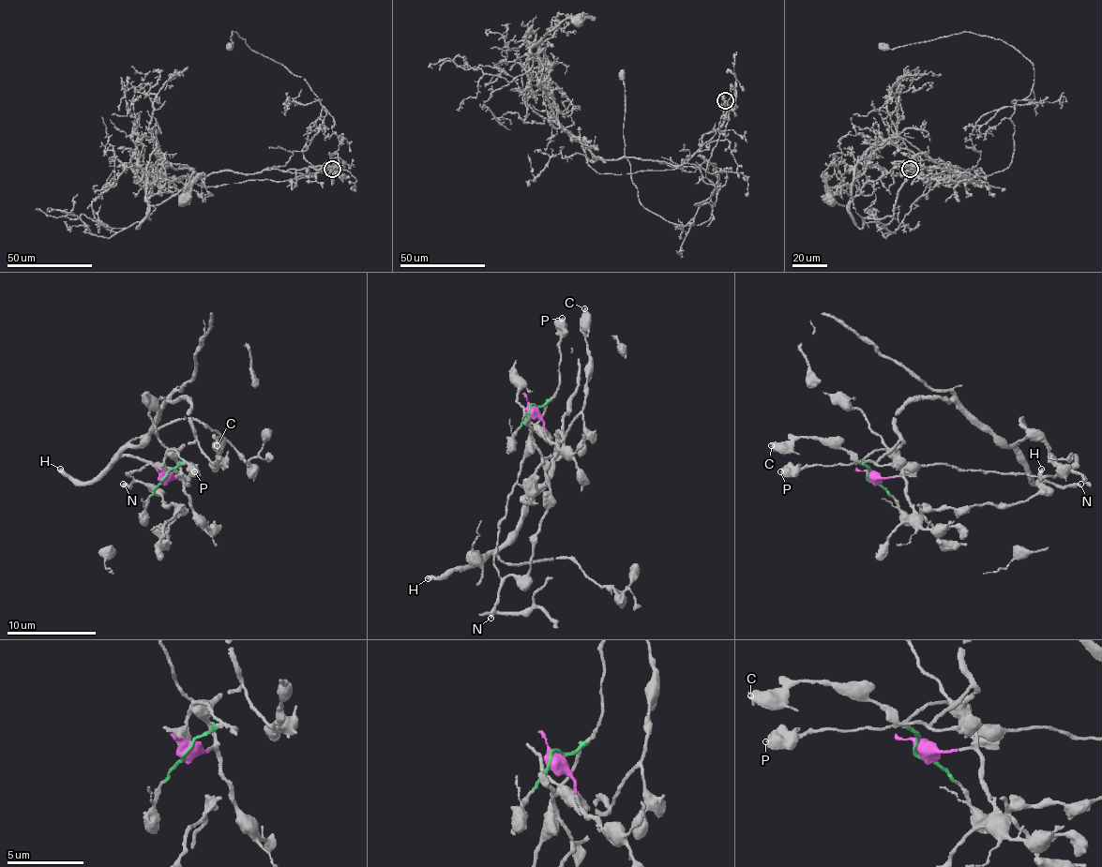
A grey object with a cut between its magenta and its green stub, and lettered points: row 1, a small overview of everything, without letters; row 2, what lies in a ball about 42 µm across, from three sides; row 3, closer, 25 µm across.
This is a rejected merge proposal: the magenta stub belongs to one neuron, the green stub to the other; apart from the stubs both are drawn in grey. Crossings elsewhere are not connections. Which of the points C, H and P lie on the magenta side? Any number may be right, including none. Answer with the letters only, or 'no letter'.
C, H

